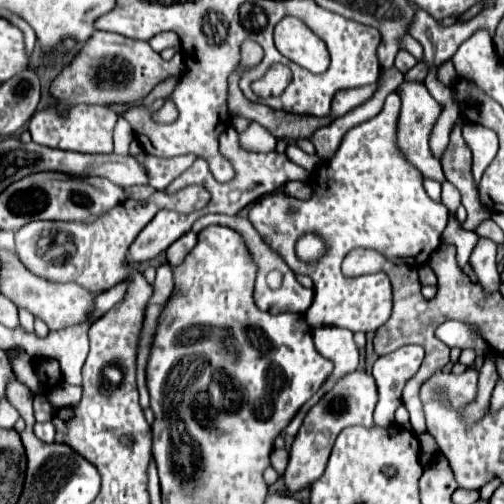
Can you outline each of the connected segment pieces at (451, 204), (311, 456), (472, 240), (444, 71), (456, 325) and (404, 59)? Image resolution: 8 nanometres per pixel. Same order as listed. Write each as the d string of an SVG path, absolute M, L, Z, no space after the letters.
M443 181L443 203L445 207L455 213L457 207L461 205L461 197L459 197L459 191L455 189L455 185L451 185L449 181Z
M353 371L353 373L347 373L345 377L341 377L333 385L333 389L329 393L325 393L315 407L309 409L293 445L291 445L289 465L283 475L287 489L295 493L303 487L309 487L313 479L319 479L327 465L327 459L329 459L329 453L331 453L331 447L333 447L337 435L349 425L371 427L375 403L377 403L377 387L375 387L375 381L371 375L367 375L365 371Z
M457 215L449 216L447 227L445 227L445 231L443 231L443 241L457 247L457 265L459 265L461 269L465 269L465 265L467 265L467 261L469 261L471 249L467 249L467 247L475 247L477 239L479 239L479 237L477 237L473 231L467 231L467 229L461 227Z
M445 61L445 65L439 65L439 69L437 69L437 77L445 83L445 85L453 85L455 83L455 79L457 79L457 71L455 71L455 67L453 67L453 63L451 61Z
M445 321L437 327L435 331L437 339L441 339L445 345L449 347L459 347L459 349L475 349L477 355L483 355L483 345L481 339L477 341L477 337L471 337L471 333L465 329L463 323L459 321Z
M399 51L397 59L395 59L395 67L397 67L401 73L409 71L416 64L417 60L407 51Z

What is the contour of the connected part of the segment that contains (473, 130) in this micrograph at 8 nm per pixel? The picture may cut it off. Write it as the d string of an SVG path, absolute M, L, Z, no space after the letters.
M472 122L463 125L462 135L472 152L472 174L478 185L498 151L498 136L493 130Z

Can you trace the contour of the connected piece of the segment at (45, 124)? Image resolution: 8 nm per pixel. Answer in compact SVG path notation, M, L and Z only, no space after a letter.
M55 105L41 109L31 119L31 137L35 143L53 149L67 149L79 153L111 153L113 151L113 125L117 121L117 113L111 107L103 105L73 105L67 109L67 115L61 115Z

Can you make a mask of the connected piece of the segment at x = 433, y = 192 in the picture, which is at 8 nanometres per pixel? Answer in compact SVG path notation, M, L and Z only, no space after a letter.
M425 177L425 179L423 179L423 185L425 185L427 195L429 195L433 201L441 201L441 183Z

